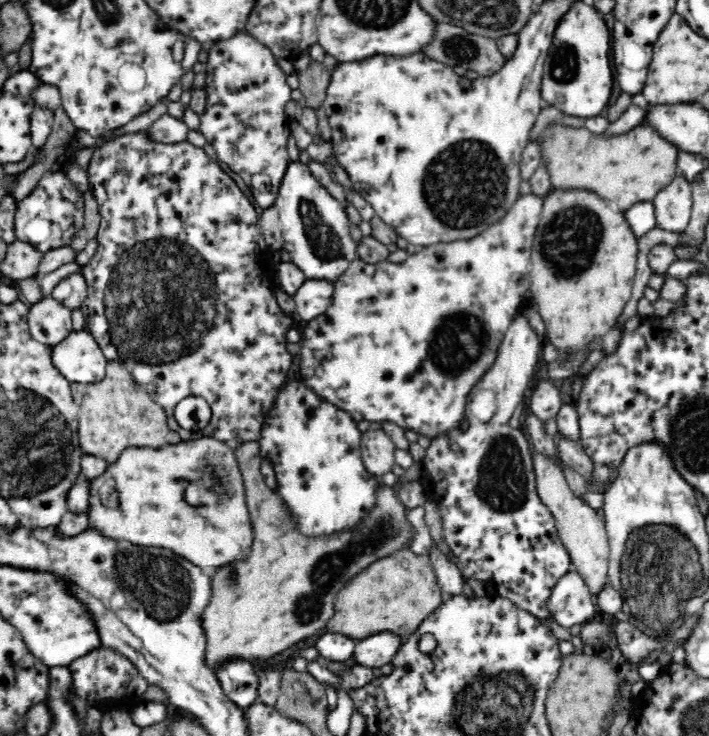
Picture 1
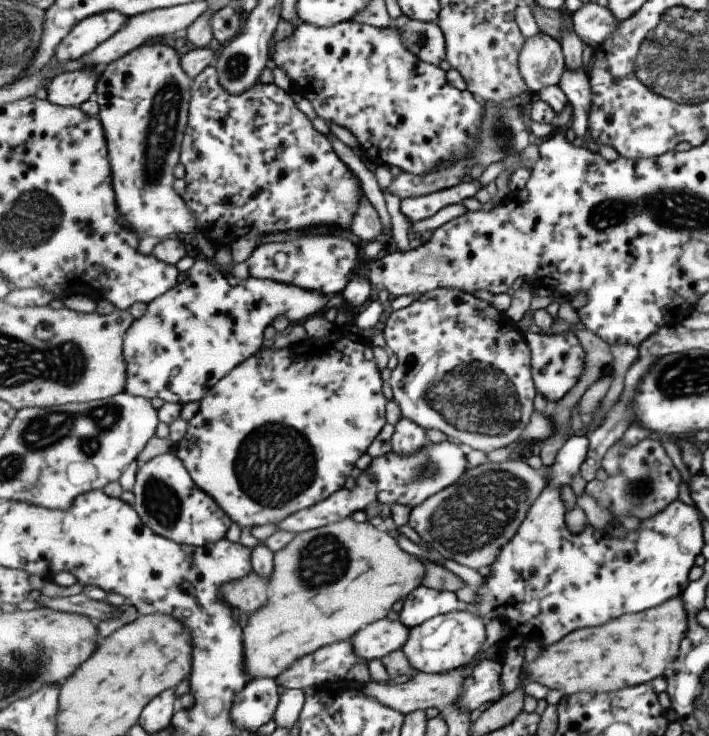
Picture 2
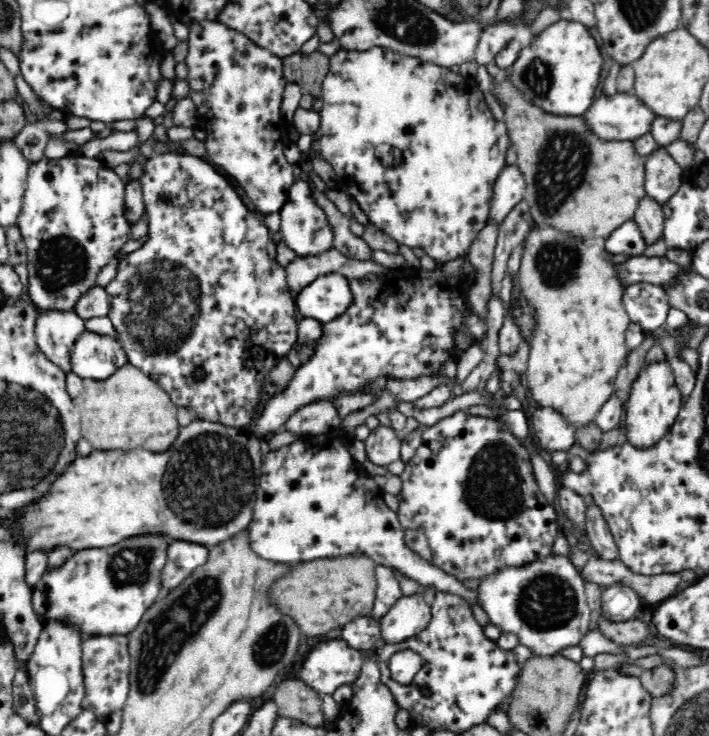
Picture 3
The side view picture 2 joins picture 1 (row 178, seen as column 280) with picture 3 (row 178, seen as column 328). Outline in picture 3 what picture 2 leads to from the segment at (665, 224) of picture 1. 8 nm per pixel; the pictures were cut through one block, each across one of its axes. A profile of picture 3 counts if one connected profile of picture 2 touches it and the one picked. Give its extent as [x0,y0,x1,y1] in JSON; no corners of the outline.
[645,148,686,206]

